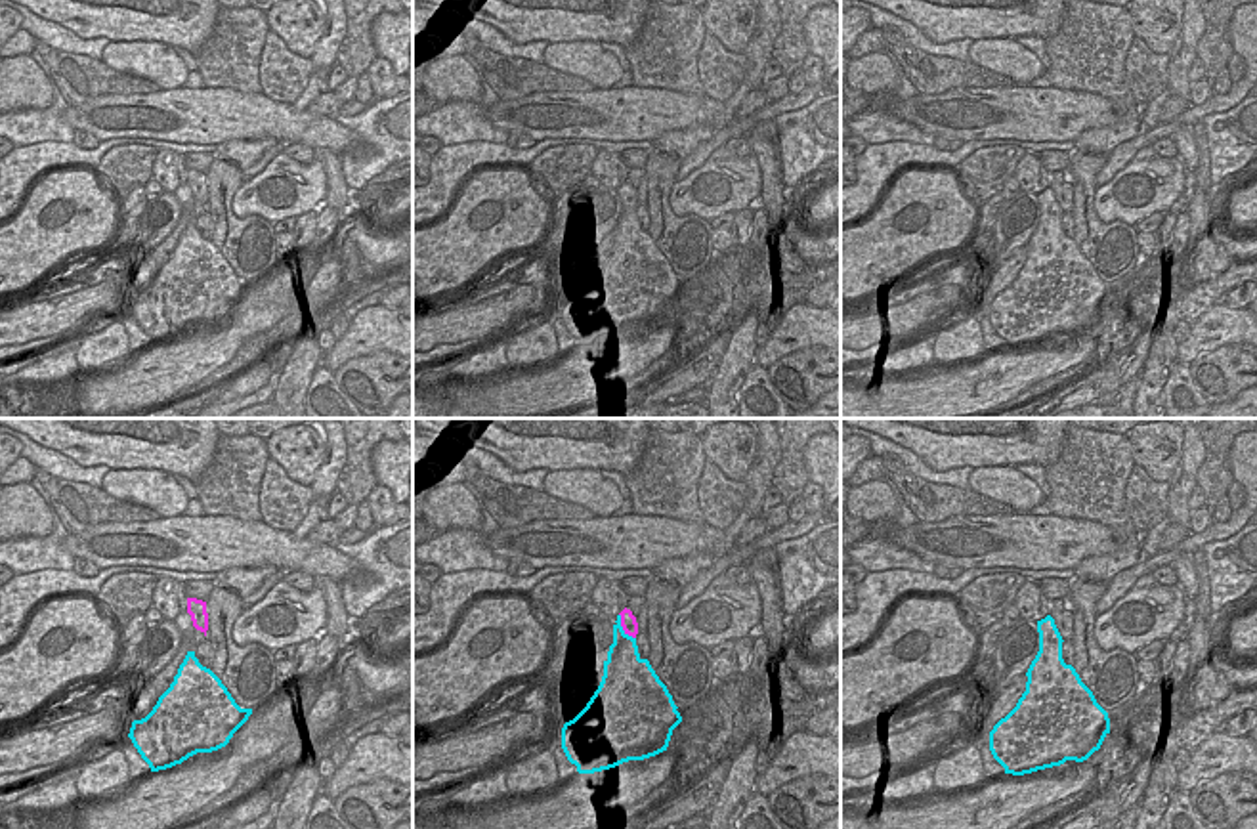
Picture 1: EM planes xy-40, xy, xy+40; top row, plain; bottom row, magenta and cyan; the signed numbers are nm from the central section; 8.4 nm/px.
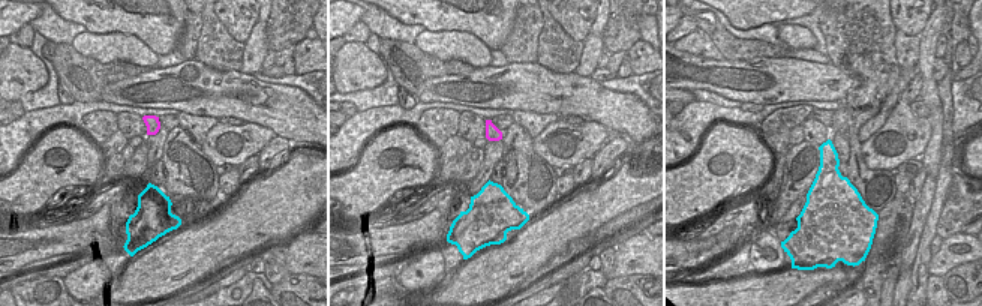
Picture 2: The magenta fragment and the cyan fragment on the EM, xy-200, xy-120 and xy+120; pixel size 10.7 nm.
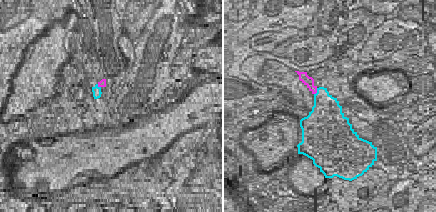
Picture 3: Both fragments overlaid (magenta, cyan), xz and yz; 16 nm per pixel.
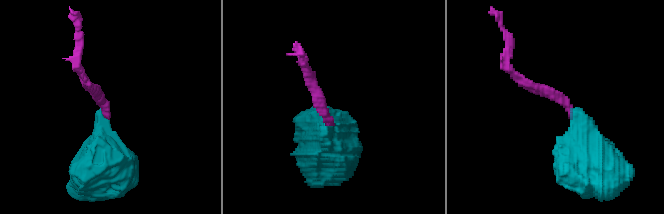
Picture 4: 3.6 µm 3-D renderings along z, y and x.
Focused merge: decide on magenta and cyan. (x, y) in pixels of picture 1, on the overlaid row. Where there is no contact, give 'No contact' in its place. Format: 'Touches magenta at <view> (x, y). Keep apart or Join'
Touches magenta at xy (621, 625). Keep apart.

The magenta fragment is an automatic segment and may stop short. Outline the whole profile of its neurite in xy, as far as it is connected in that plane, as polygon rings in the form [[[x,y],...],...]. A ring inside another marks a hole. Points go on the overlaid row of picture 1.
[[[644,596],[628,598],[627,607],[619,615],[625,634],[636,638],[638,632],[646,632],[648,609]]]

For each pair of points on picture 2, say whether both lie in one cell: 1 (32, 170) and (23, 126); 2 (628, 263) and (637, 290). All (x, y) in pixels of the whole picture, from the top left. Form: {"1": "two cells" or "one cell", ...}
{"1": "two cells", "2": "two cells"}

